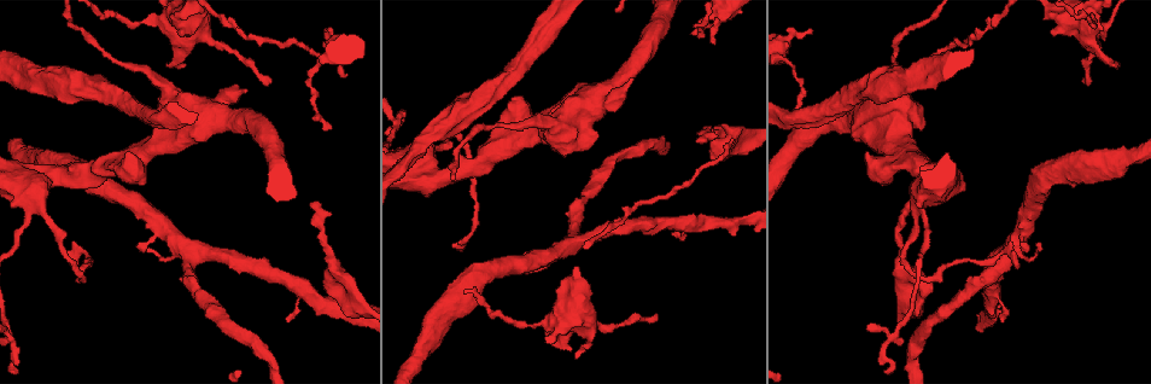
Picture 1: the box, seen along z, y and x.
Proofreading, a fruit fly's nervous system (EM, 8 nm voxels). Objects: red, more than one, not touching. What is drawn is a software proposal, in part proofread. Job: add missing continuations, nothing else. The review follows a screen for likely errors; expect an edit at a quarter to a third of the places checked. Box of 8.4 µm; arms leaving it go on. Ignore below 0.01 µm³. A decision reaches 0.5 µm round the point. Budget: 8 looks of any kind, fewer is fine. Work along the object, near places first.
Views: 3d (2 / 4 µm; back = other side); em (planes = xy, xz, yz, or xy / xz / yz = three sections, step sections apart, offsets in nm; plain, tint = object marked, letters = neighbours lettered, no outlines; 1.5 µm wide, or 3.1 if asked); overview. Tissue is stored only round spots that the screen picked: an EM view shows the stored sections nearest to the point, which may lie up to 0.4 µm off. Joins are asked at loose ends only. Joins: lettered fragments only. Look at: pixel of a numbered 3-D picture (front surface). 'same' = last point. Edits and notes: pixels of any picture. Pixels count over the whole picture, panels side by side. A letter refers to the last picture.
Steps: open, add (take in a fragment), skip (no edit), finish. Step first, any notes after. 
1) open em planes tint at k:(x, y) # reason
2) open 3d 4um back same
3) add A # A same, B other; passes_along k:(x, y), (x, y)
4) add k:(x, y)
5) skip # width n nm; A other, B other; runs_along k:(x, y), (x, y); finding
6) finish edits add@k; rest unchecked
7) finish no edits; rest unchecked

open em xy step 4 tint at 1:(657, 314)

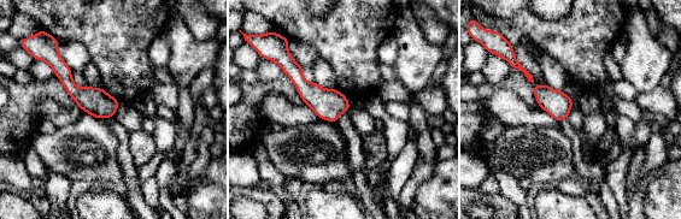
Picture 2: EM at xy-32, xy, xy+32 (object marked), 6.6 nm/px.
open em planes letters same

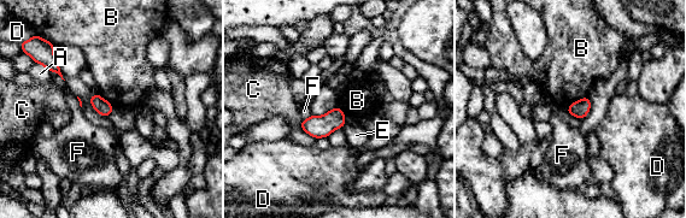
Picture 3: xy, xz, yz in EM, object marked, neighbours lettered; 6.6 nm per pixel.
skip # width 100 nm; A other, B other, C other, D other, E other, F other; border 3:(587, 95), (575, 100), (566, 110); no lettered fragment goes on from it

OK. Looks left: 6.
open em planes letters at 1:(309, 204) # thin end

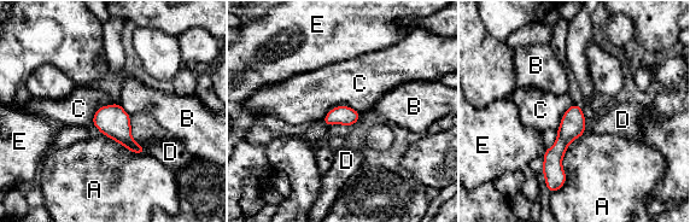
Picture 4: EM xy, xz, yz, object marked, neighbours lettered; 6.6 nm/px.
skip # width 130 nm; A other, B other, C other, D other, E other; border 4:(358, 111), (334, 106), (321, 120); no lettered fragment goes on from it

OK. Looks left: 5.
open em planes letters at 1:(812, 30) # tapers out

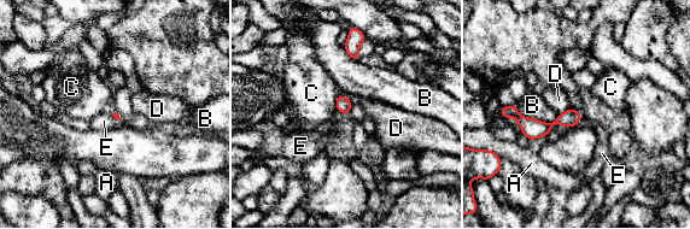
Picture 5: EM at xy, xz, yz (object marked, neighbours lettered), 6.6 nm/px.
skip # A other, B other, C other, D other, E other; border 5:(582, 116), (576, 125); none of them fits

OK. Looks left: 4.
finish no edits; rest unchecked

